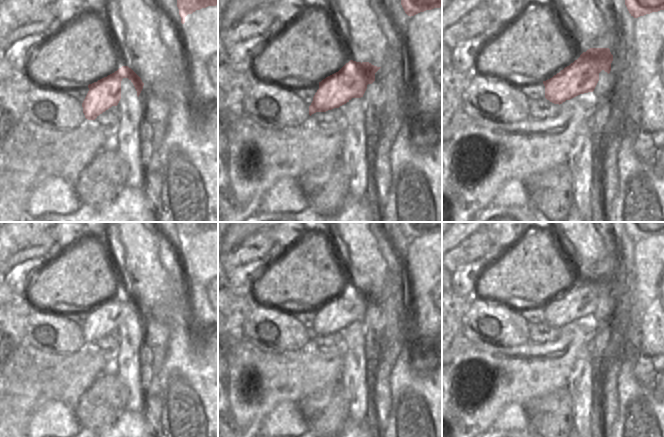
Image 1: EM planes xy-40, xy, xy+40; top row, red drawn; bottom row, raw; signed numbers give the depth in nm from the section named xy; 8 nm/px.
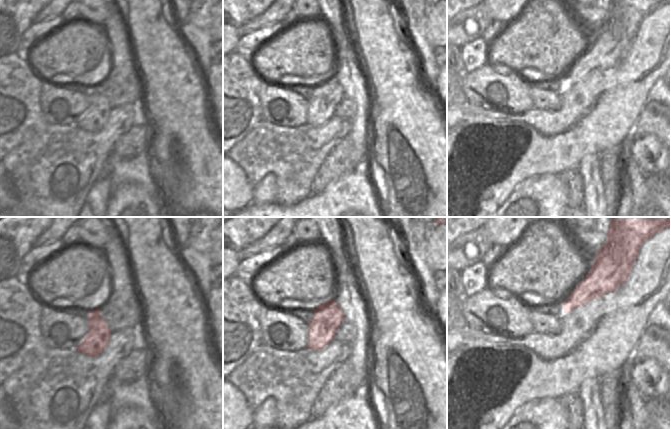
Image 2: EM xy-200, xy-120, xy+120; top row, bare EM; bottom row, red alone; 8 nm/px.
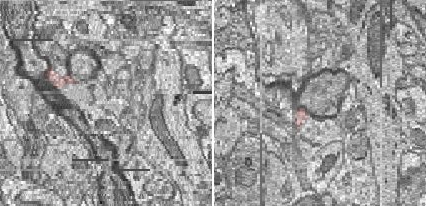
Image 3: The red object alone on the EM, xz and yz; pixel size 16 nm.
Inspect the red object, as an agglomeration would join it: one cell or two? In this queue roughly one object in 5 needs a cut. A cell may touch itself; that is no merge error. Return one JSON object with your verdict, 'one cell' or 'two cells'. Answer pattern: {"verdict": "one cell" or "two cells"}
{"verdict": "one cell"}

